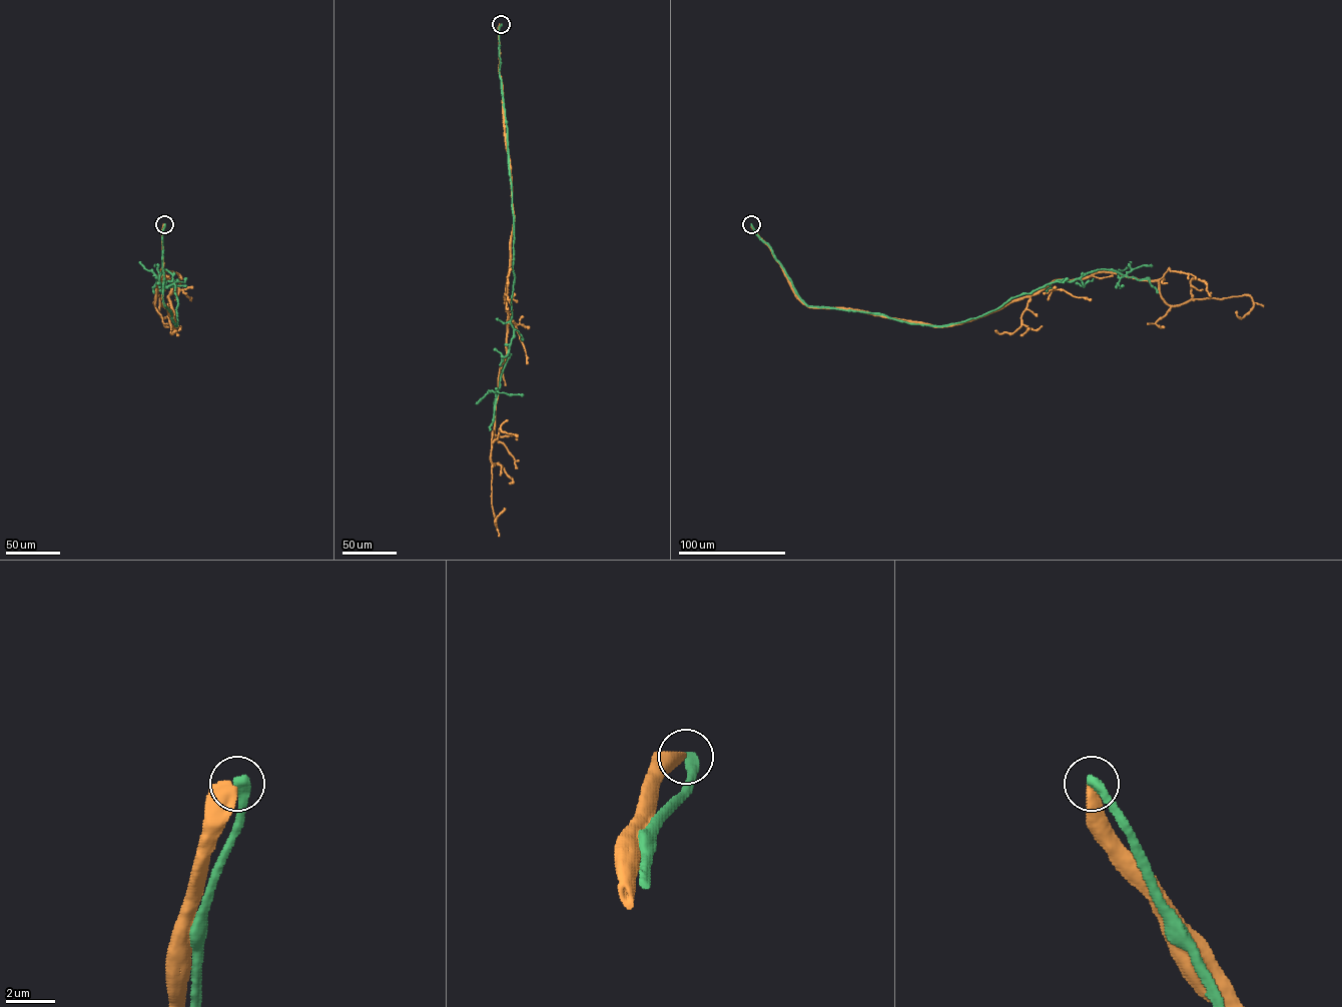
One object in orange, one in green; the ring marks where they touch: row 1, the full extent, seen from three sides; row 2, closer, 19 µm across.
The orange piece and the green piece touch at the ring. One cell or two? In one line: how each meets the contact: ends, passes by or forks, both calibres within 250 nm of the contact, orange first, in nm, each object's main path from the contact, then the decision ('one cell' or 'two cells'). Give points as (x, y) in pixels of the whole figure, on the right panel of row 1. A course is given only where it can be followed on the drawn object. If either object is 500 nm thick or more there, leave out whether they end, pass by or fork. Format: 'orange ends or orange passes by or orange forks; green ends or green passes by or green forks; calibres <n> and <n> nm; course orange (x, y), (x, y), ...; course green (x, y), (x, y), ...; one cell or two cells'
calibres 550 and 500 nm; course orange (751, 224), (808, 306), (950, 326), (1112, 272), (1157, 281), (1173, 305), (1249, 295), (1236, 311); course green (751, 224), (808, 305), (880, 313), (909, 323), (964, 321), (1012, 297), (1097, 269), (1148, 278), (1157, 293); two cells

